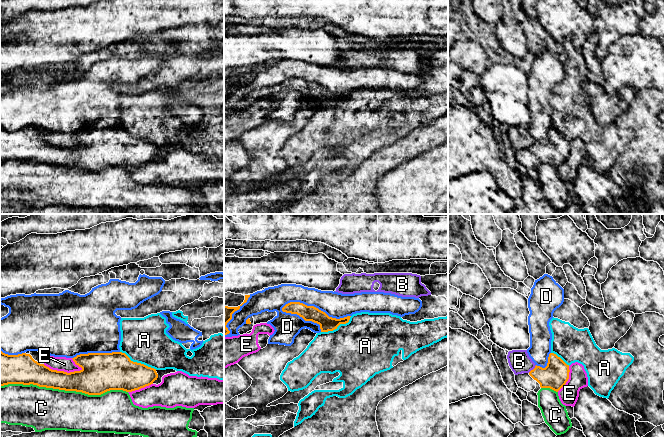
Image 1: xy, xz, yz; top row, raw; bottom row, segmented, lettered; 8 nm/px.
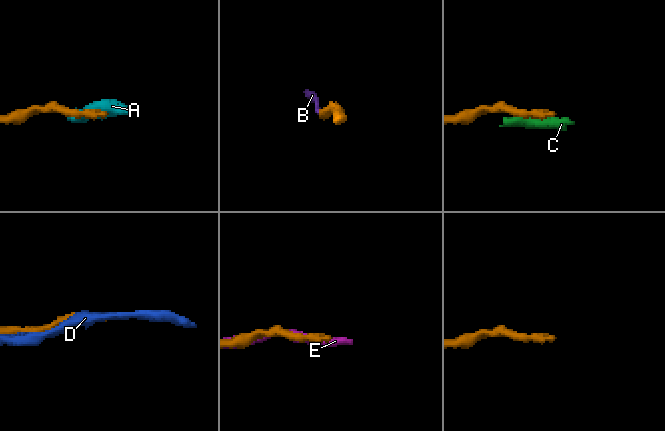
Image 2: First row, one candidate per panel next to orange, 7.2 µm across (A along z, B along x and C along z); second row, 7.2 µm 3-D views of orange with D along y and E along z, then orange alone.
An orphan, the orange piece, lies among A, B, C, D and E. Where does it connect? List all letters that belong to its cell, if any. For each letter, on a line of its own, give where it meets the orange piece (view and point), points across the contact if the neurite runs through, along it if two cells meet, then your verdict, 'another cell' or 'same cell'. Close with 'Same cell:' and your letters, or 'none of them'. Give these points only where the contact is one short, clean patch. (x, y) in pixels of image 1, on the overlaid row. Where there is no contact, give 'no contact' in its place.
A: xy (138, 363) | along xy (120, 351), (131, 360), (156, 369) | another cell
B: yz (533, 369) | along yz (536, 365), (528, 372) | another cell
C: xy (64, 389) | another cell
D: xz (315, 307) | another cell
E: xy (63, 371) | another cell
Same cell: none of them

